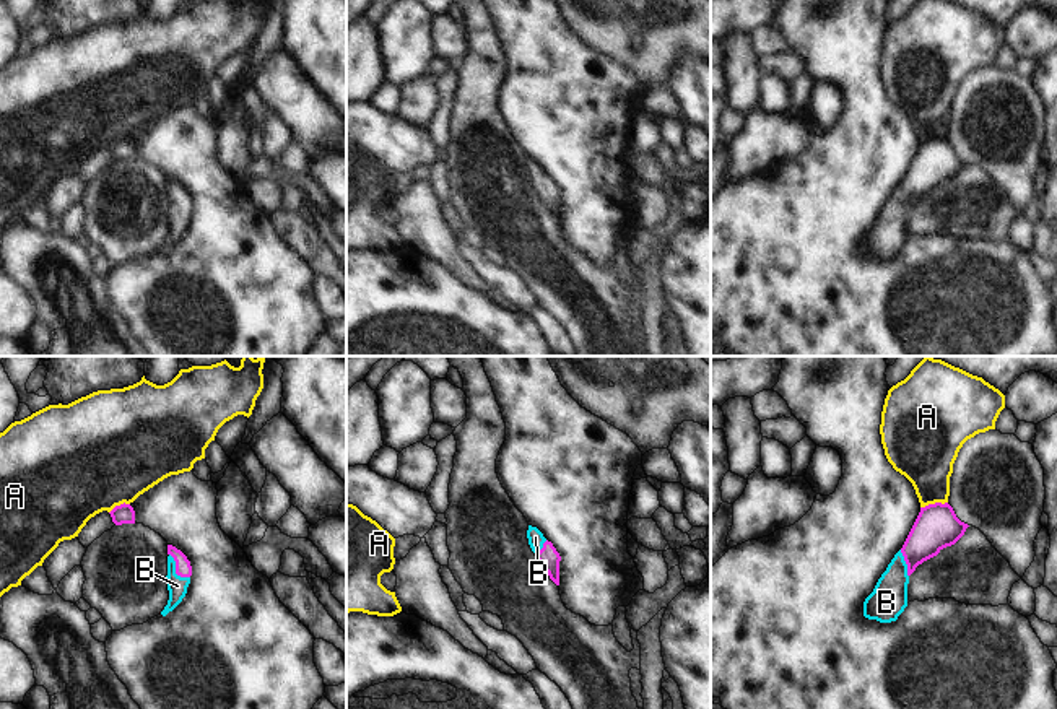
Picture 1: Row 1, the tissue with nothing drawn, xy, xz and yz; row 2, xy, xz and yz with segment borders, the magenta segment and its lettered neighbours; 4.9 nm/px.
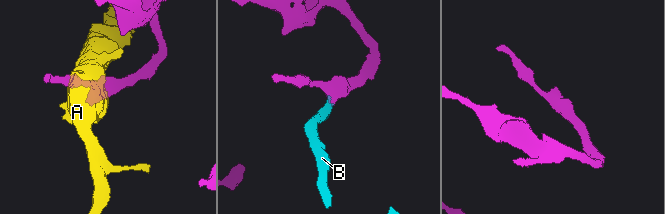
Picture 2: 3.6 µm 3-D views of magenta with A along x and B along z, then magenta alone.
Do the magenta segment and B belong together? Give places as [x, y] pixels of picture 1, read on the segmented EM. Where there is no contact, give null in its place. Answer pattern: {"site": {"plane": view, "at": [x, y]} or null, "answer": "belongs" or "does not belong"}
{"site": {"plane": "xy", "at": [176, 569]}, "answer": "belongs"}

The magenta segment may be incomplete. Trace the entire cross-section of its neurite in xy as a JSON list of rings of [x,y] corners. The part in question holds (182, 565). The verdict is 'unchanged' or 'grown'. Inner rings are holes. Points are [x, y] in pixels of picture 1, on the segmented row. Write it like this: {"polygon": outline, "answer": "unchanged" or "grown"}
{"polygon": [[[167,545],[167,590],[169,600],[164,610],[161,611],[166,616],[172,611],[185,597],[187,587],[190,584],[192,566],[187,556],[172,545]]], "answer": "grown"}

